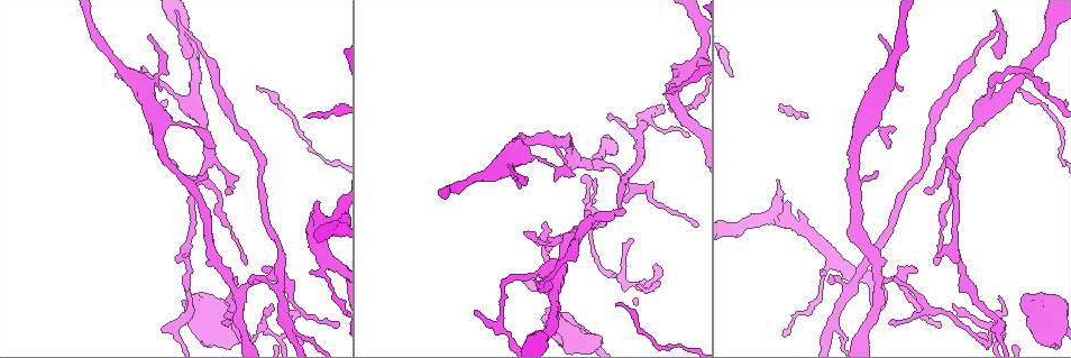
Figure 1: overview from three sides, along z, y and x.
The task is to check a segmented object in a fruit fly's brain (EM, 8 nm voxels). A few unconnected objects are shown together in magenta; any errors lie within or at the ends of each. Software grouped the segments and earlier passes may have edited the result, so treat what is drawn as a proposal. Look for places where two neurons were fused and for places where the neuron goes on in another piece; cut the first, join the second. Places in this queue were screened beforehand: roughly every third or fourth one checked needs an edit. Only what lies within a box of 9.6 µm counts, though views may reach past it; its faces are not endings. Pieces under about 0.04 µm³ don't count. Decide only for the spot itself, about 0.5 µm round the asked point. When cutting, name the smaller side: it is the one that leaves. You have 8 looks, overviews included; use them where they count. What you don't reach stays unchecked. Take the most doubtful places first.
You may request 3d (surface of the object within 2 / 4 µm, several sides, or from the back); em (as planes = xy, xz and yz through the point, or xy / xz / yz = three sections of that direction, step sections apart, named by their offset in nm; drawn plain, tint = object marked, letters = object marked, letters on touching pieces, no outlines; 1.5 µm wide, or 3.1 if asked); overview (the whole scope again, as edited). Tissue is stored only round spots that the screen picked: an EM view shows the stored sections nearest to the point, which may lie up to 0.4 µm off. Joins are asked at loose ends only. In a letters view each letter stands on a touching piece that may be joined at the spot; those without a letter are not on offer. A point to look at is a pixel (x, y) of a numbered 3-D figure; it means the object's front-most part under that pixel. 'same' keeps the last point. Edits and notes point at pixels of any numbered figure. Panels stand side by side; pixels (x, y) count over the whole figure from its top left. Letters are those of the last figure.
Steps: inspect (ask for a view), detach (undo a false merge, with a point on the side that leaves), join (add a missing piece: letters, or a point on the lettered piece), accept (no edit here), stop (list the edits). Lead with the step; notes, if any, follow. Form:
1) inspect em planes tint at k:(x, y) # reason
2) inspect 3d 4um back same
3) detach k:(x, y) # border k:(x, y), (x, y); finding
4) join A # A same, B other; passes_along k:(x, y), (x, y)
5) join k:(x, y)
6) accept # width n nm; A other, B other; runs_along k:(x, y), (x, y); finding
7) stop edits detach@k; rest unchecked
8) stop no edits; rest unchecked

inspect 3d 4um at 1:(914, 268) # tapers out

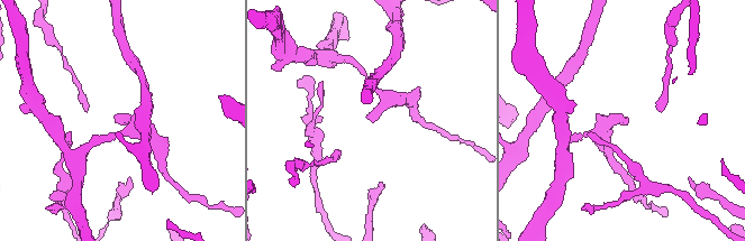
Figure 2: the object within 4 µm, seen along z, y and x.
inspect em yz step 4 tint at 2:(114, 117)

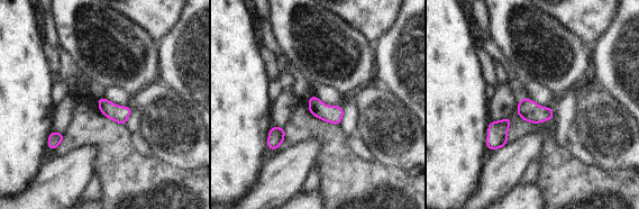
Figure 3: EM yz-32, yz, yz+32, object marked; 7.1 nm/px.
inspect em planes letters same # another direction

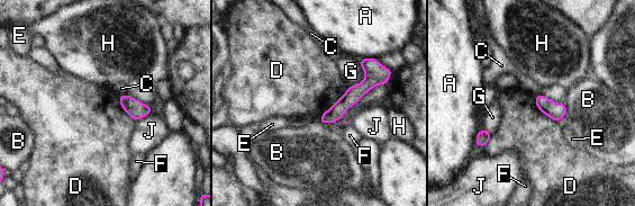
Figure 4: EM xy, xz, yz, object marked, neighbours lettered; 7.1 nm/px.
accept # longest_contact D 260 nm; A other, B other, C other, D other, E other, F other, G other, H other, J other; runs_along 4:(371, 77), (330, 116), (323, 118); none of them fits

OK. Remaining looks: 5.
inspect em planes letters at 1:(979, 333) # thin end

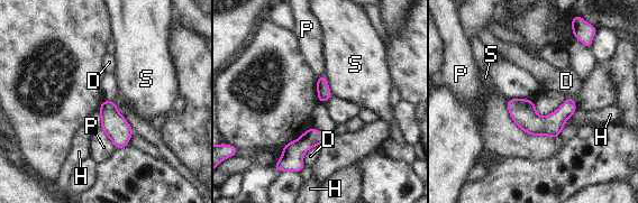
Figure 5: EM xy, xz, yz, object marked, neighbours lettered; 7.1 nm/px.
accept # longest_contact P 460 nm; D other, H other, P other, S other; border 5:(507, 100), (518, 127), (559, 137); no lettered piece goes on from it

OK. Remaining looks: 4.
inspect 3d 2um at 1:(317, 200) # an open end

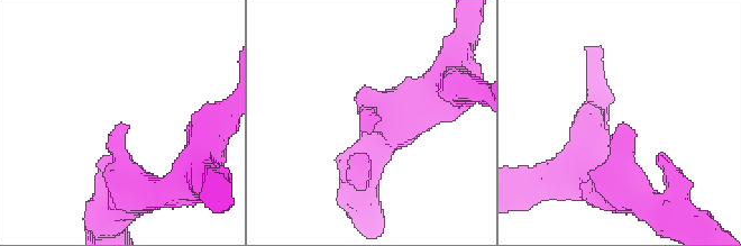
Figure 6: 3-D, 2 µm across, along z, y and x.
inspect em xz step 4 letters at 6:(378, 119)

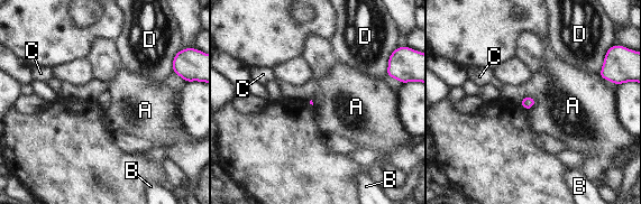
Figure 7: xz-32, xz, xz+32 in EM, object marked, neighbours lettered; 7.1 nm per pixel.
inspect em yz step 4 letters same # another direction

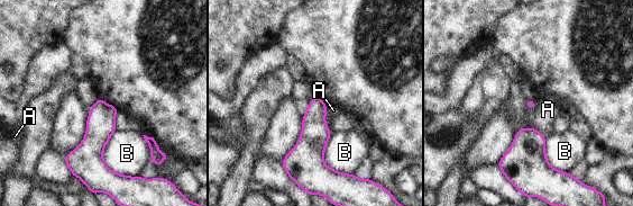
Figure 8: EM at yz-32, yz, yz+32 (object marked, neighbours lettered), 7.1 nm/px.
accept # A other, B other; border 8:(516, 132), (534, 127), (546, 139); no lettered piece goes on from it

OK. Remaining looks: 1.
stop no edits; rest unchecked

